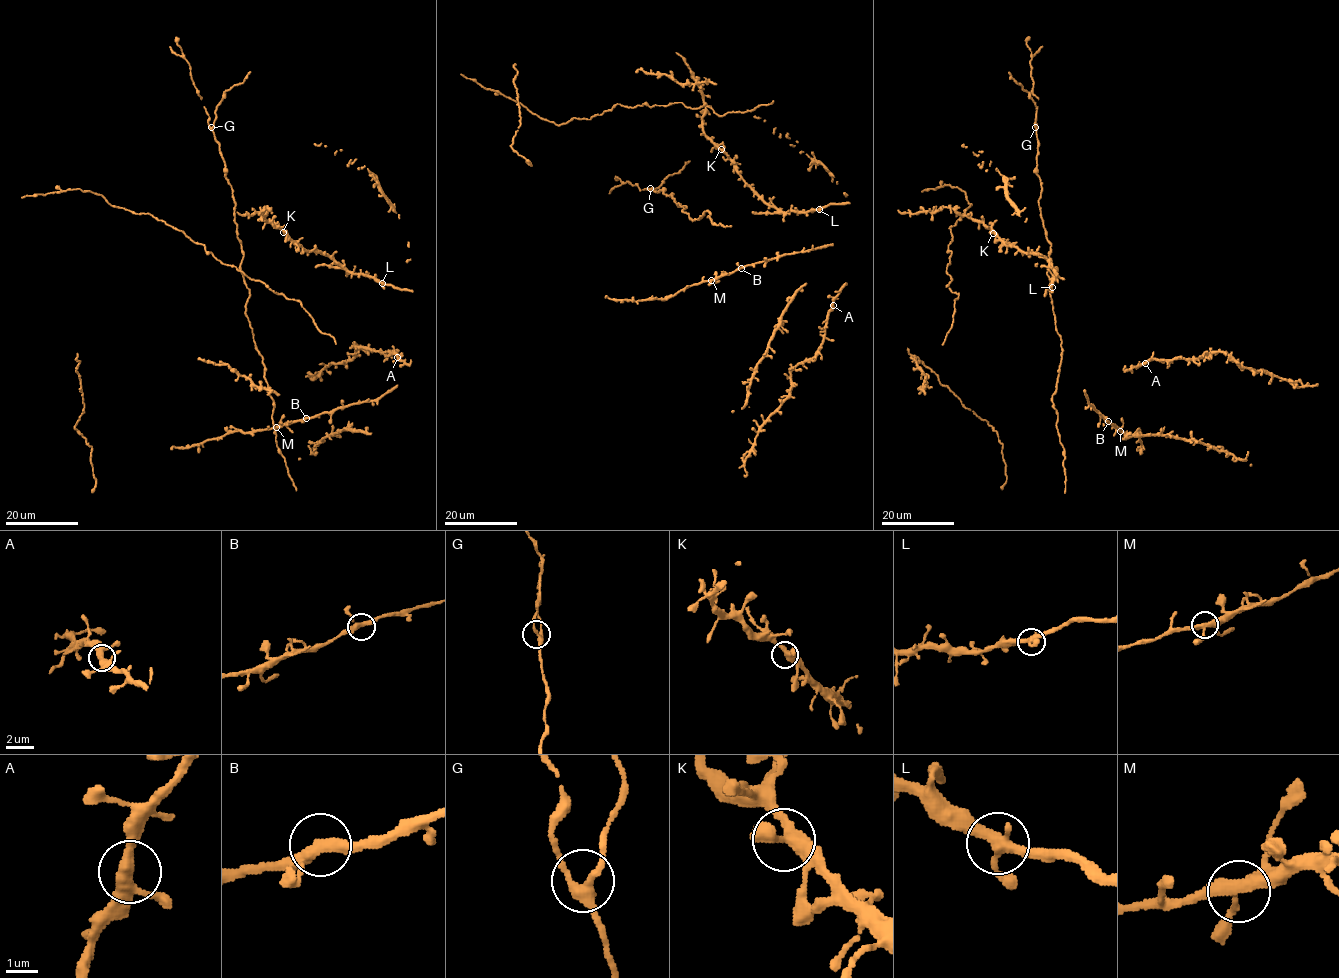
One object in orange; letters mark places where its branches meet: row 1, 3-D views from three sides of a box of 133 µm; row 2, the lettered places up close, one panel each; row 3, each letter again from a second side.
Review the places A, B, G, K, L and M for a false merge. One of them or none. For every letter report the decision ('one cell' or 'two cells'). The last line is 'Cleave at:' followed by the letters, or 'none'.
A: one cell
B: one cell
G: one cell
K: one cell
L: one cell
M: one cell
Cleave at: none

